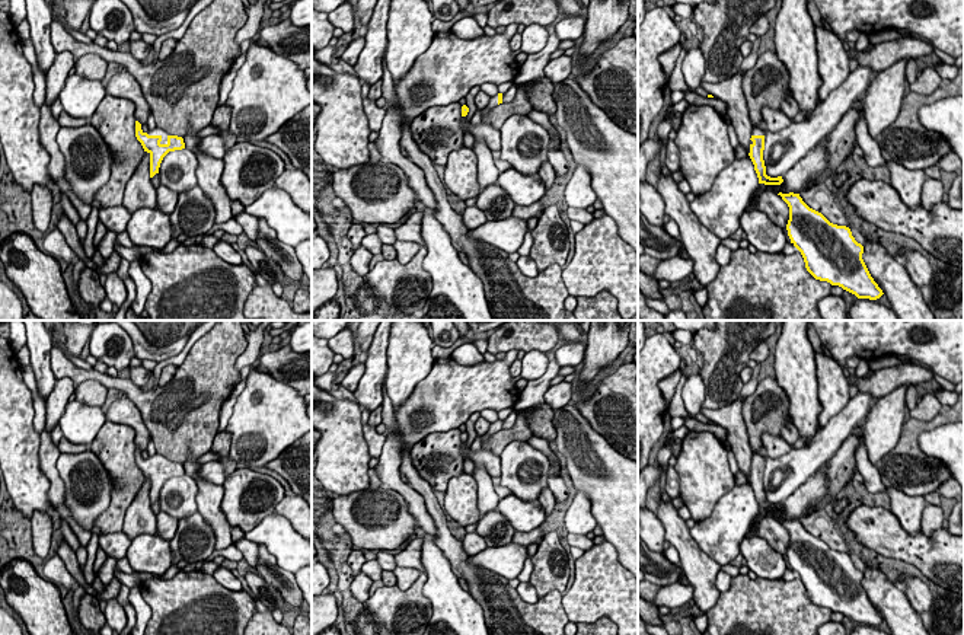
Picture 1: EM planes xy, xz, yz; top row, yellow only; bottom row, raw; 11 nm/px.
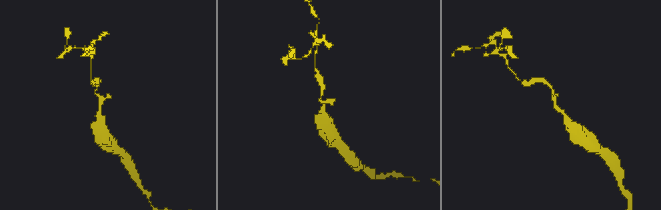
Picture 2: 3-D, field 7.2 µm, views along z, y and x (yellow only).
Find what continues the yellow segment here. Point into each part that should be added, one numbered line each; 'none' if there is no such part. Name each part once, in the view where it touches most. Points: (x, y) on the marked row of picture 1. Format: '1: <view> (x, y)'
1: xy (156, 131)

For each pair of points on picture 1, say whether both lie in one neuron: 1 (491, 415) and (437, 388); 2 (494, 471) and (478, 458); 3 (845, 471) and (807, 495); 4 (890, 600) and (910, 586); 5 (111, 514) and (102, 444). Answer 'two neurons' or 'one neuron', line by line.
1: two neurons
2: one neuron
3: one neuron
4: two neurons
5: one neuron

